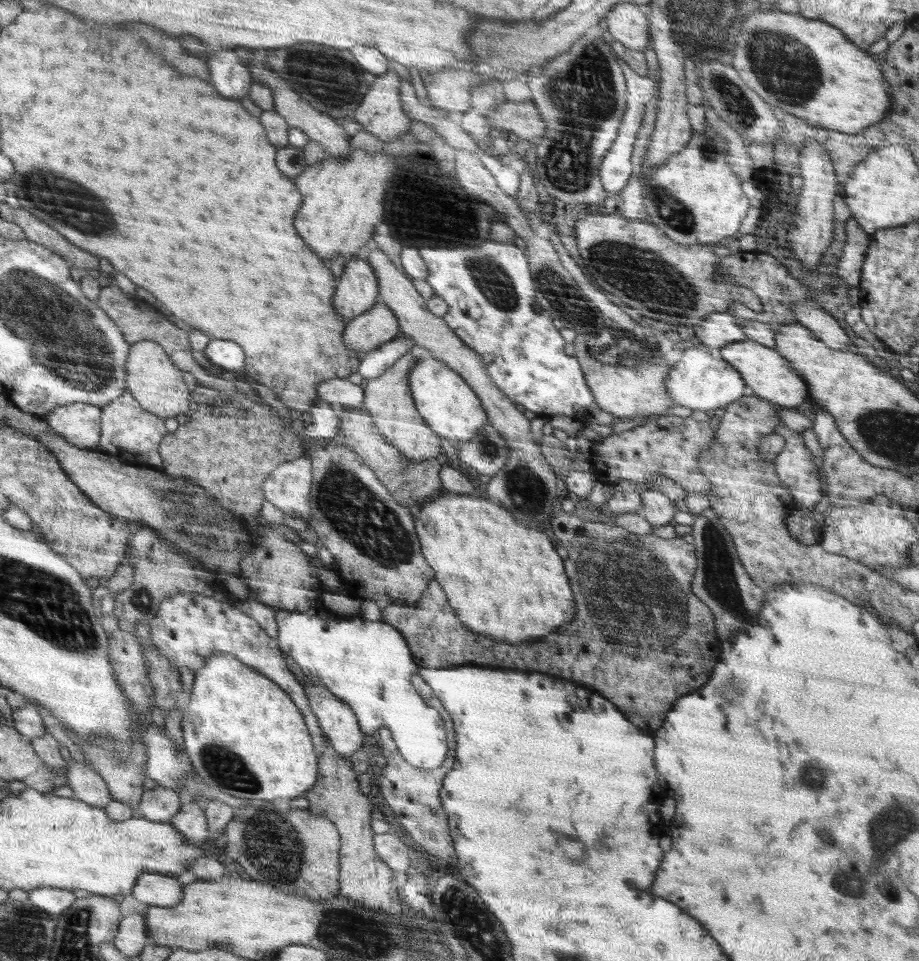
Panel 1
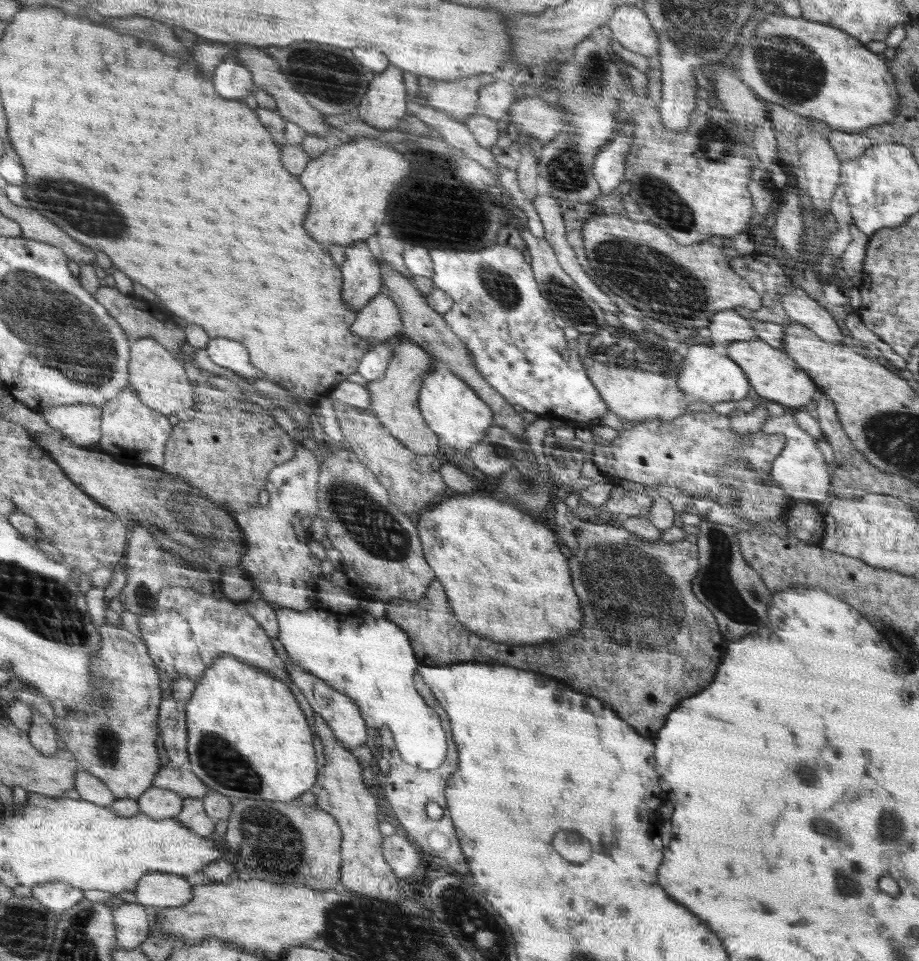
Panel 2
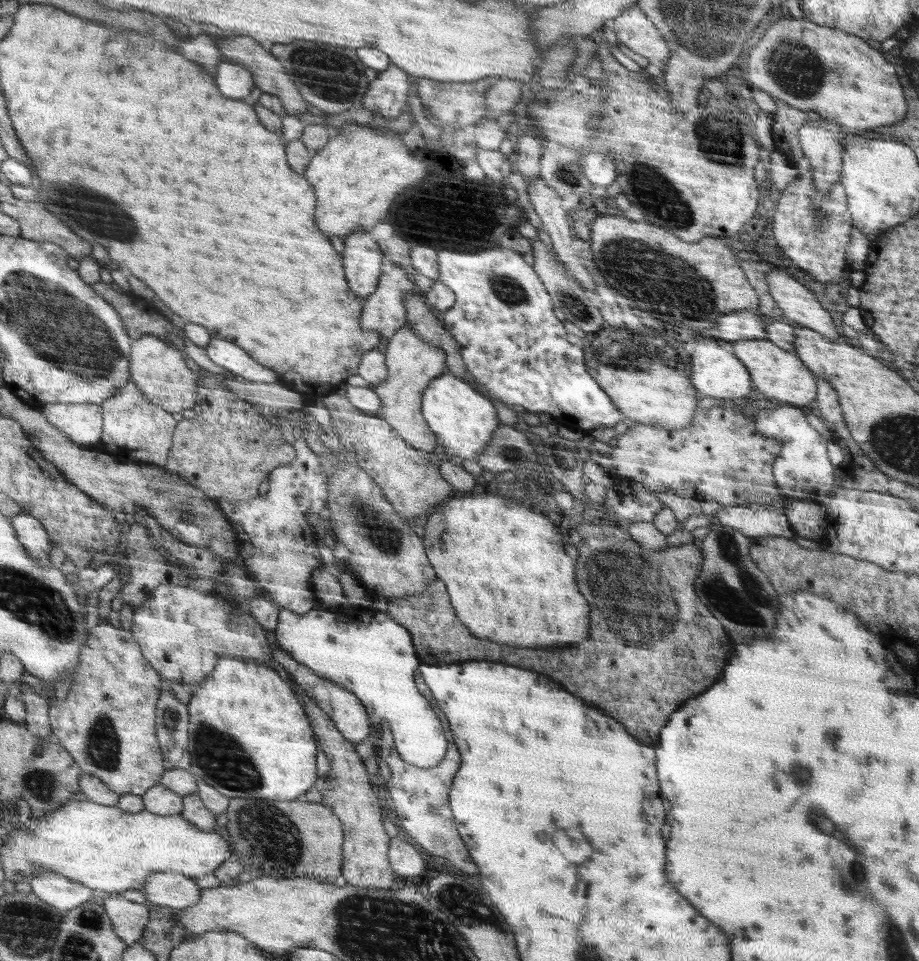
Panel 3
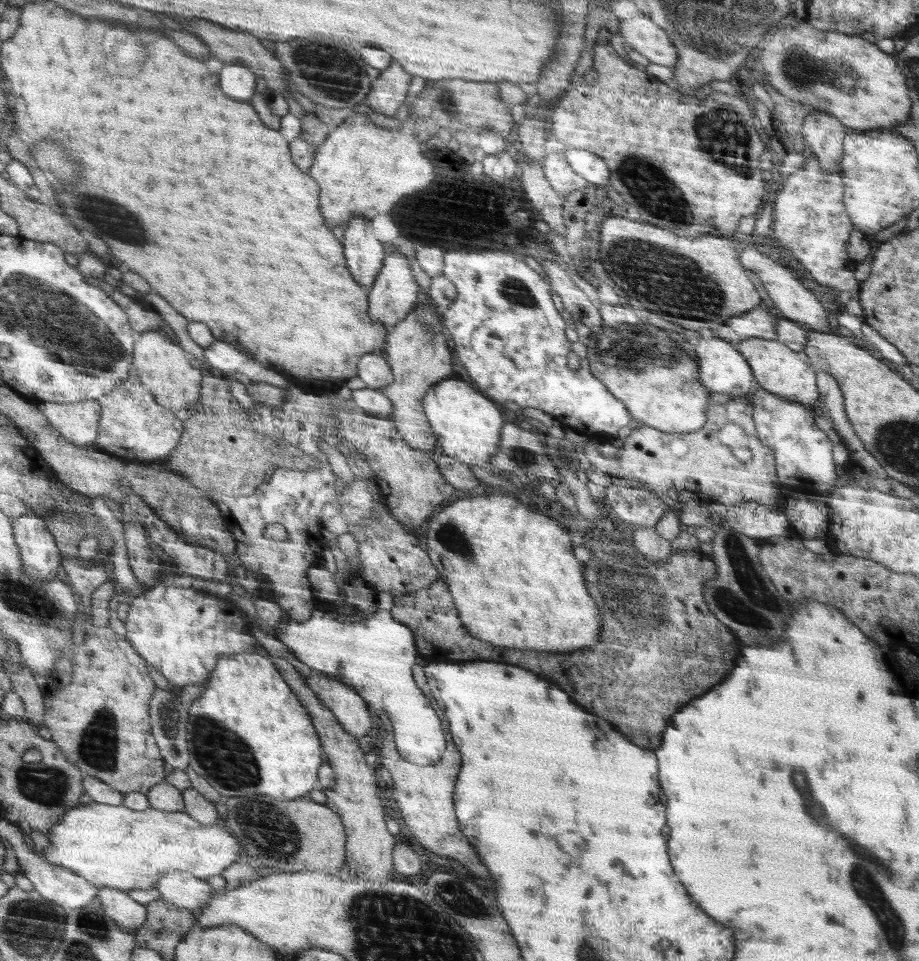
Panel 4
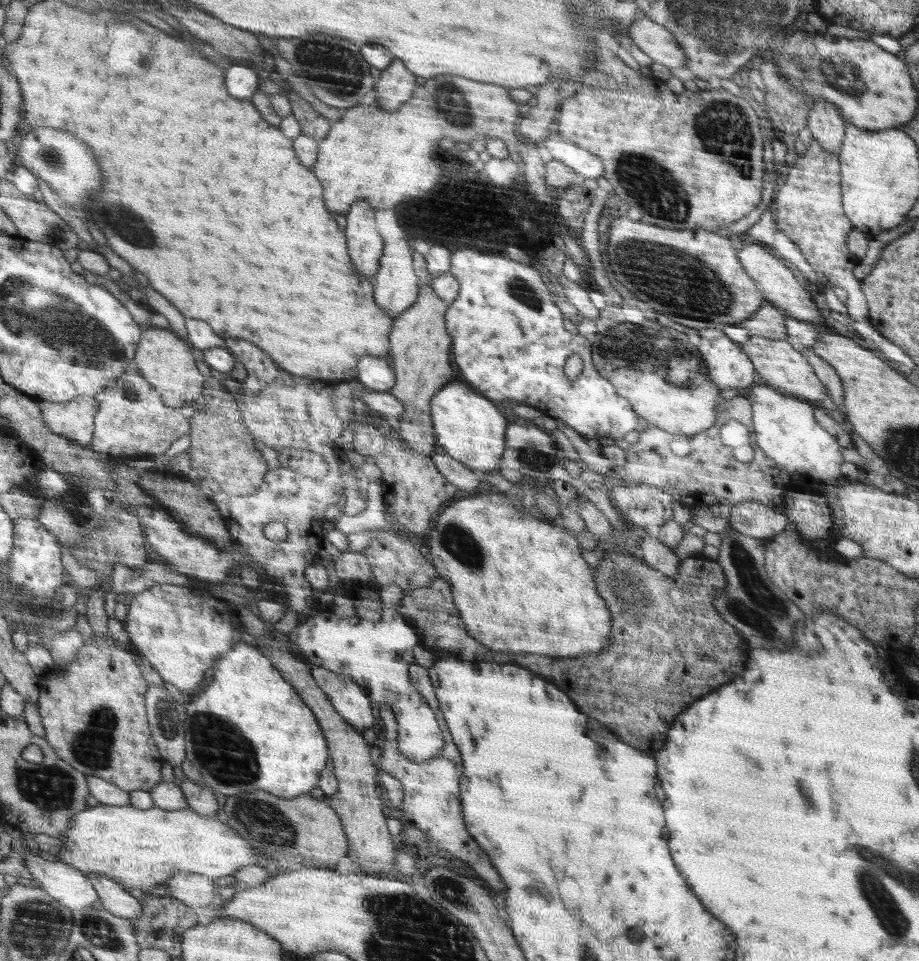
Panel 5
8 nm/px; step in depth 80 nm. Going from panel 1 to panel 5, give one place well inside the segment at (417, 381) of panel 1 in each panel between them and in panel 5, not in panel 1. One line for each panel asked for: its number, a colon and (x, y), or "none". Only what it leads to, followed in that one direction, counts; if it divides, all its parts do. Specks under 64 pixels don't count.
2: (460, 418)
3: (464, 421)
4: (468, 426)
5: (469, 427)

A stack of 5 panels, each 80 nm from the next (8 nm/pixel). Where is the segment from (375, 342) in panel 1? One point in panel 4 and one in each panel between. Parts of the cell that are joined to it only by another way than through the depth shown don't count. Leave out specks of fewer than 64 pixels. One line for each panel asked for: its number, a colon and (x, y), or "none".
2: (381, 319)
3: (385, 311)
4: (395, 290)

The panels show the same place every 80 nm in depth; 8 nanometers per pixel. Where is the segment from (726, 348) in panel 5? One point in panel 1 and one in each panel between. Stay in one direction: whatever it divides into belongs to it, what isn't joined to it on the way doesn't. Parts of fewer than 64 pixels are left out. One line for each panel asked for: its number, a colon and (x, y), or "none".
1: (697, 381)
2: (707, 377)
3: (716, 373)
4: (724, 369)

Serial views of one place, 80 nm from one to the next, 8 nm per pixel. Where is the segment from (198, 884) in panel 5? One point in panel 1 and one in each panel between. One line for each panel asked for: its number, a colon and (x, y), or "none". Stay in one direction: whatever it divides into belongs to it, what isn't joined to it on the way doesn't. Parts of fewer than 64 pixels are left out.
1: (155, 889)
2: (168, 890)
3: (175, 889)
4: (183, 888)

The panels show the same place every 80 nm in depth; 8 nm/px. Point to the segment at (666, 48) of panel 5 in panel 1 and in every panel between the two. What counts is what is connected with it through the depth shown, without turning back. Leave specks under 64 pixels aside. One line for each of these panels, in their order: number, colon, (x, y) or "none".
1: (626, 24)
2: (630, 27)
3: (632, 28)
4: (640, 32)

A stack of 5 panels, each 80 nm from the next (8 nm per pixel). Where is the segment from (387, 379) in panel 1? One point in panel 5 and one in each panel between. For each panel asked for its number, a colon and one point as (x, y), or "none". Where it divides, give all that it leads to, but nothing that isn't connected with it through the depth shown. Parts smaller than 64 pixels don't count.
2: (394, 398)
3: (411, 363)
4: (419, 358)
5: (420, 346)

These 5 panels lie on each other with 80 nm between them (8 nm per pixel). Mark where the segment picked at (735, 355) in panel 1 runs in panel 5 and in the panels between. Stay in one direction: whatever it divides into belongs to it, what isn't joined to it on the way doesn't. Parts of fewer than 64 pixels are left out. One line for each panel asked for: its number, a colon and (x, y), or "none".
2: (776, 377)
3: (780, 375)
4: (781, 370)
5: (781, 366)

